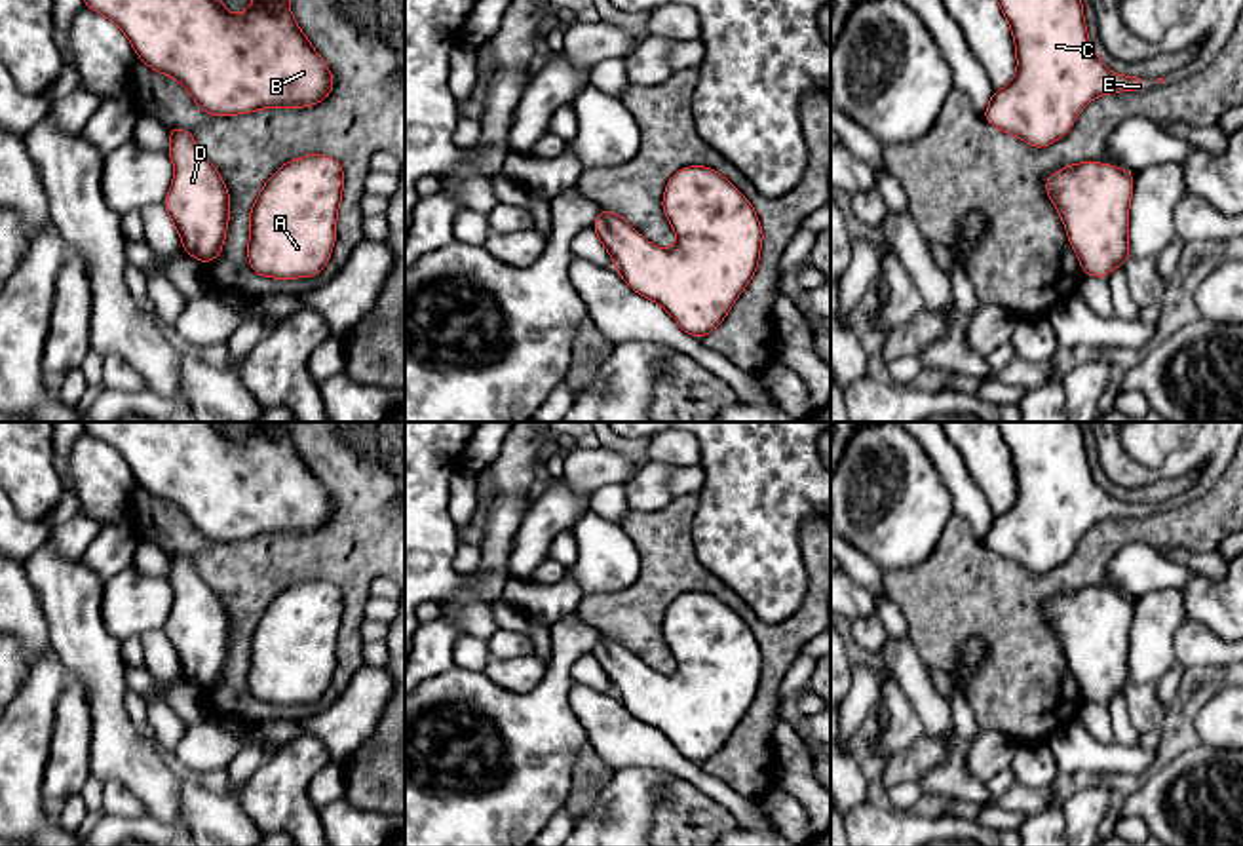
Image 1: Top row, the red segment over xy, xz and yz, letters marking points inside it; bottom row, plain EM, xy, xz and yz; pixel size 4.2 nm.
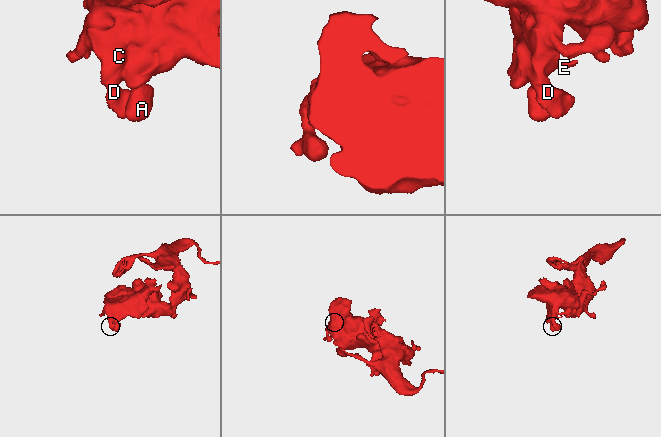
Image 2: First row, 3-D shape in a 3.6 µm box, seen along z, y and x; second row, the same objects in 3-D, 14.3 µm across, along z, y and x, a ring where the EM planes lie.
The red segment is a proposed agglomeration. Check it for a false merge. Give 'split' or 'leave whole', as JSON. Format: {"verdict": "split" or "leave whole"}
{"verdict": "leave whole"}

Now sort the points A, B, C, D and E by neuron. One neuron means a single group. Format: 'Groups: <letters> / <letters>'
Groups: A B C D E

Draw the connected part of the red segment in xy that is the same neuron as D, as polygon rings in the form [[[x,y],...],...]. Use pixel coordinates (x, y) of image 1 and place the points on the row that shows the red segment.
[[[169,127],[167,150],[175,175],[163,200],[184,253],[200,262],[215,260],[230,219],[230,190],[217,167],[200,152],[190,131]]]

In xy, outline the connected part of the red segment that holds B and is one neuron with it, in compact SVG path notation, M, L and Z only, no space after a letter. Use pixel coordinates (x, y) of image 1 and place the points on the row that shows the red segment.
M84 0L84 6L108 17L139 59L177 80L207 116L249 114L270 106L304 108L327 99L335 87L327 63L296 25L289 0L253 0L241 15L228 11L220 0Z

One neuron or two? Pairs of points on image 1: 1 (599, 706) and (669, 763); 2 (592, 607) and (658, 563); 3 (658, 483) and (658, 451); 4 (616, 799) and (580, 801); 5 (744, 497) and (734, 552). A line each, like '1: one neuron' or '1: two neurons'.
1: one neuron
2: one neuron
3: two neurons
4: two neurons
5: one neuron

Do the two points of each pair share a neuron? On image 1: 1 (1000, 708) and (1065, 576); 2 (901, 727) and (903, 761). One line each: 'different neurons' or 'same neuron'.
1: same neuron
2: different neurons

